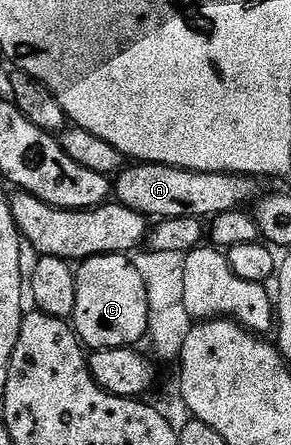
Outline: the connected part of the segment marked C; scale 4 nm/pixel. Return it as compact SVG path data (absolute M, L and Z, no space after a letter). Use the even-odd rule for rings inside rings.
M115 253L87 257L75 270L78 299L70 318L81 345L92 351L130 349L149 336L150 303L146 283L131 256Z

